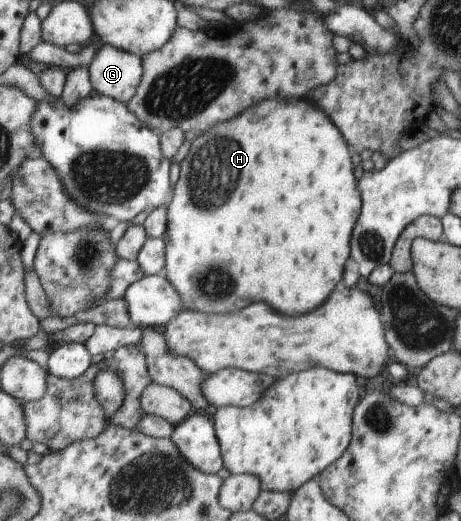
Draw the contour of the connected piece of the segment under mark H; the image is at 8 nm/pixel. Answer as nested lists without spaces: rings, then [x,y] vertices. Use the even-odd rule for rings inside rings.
[[[266,98],[240,112],[236,118],[216,124],[216,128],[208,128],[206,134],[201,134],[191,141],[190,152],[180,164],[179,179],[174,186],[174,196],[167,206],[166,236],[164,236],[165,268],[164,275],[172,283],[182,300],[182,309],[205,312],[206,314],[236,312],[248,302],[270,302],[270,308],[284,316],[300,316],[312,312],[320,304],[328,300],[336,284],[342,280],[344,264],[350,256],[350,238],[356,226],[356,220],[361,210],[359,185],[354,177],[356,157],[349,144],[332,122],[328,114],[318,108],[307,98]],[[196,218],[200,226],[194,228]]]

